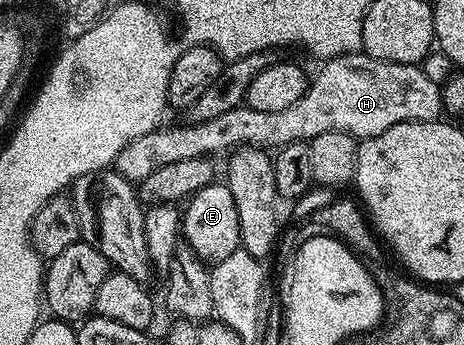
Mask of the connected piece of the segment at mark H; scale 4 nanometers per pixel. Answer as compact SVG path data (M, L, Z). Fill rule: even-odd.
M361 51L329 58L323 65L326 66L315 77L313 74L306 94L296 99L292 107L284 107L284 111L239 107L216 115L216 119L174 125L171 129L159 127L148 135L140 135L140 139L132 139L114 160L113 168L124 179L140 183L160 171L160 167L180 163L180 159L210 157L246 146L277 151L297 141L309 143L316 135L324 135L324 131L344 131L356 139L365 139L396 127L396 123L437 121L443 116L440 85L428 79L417 65L377 61Z

